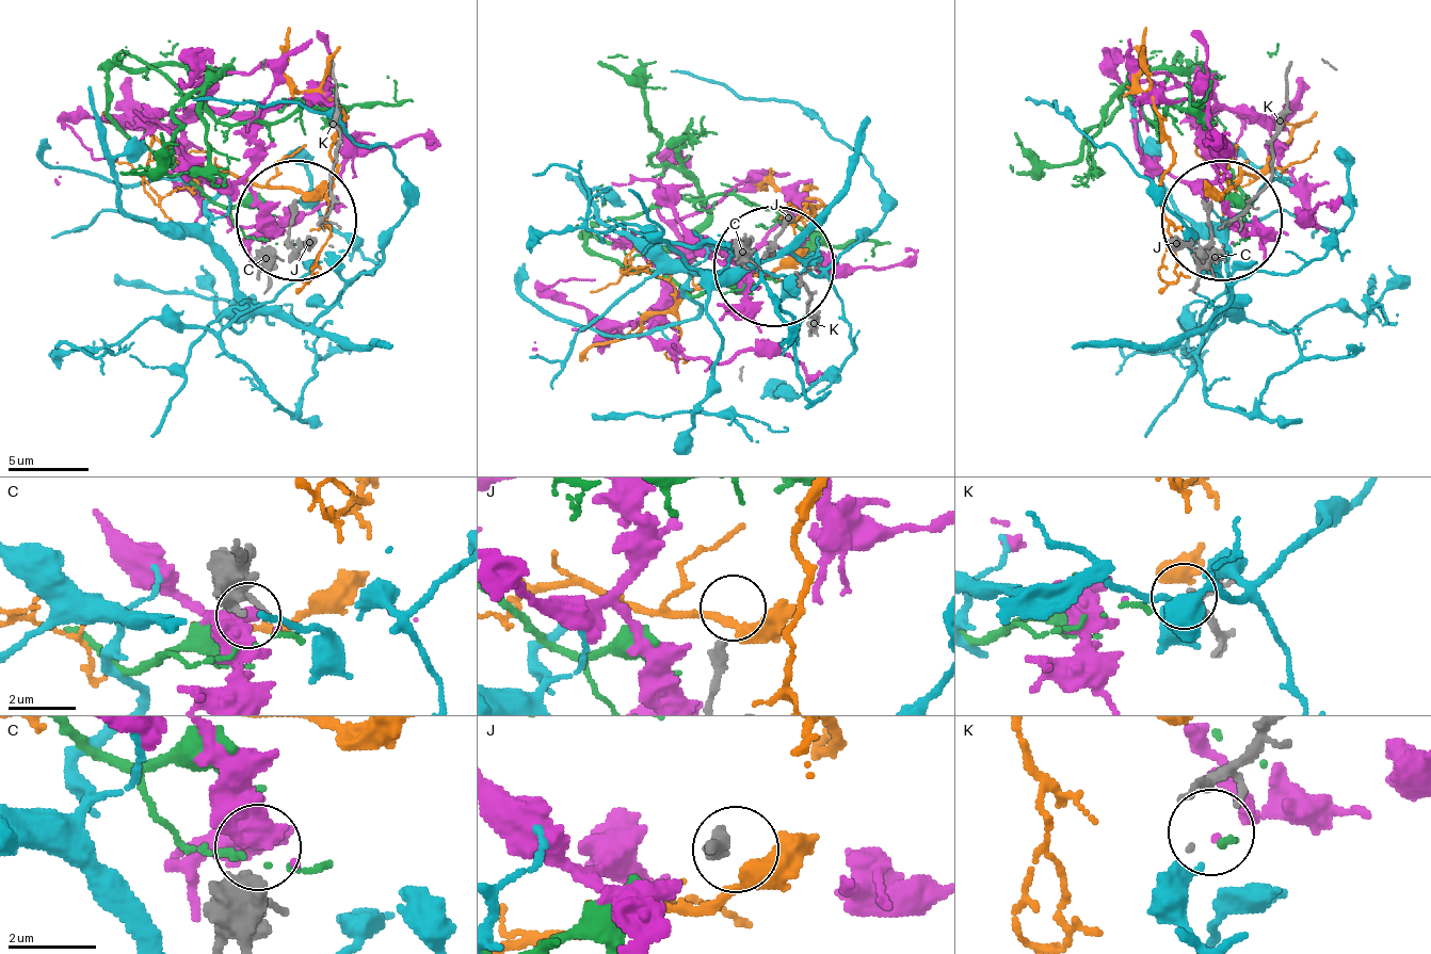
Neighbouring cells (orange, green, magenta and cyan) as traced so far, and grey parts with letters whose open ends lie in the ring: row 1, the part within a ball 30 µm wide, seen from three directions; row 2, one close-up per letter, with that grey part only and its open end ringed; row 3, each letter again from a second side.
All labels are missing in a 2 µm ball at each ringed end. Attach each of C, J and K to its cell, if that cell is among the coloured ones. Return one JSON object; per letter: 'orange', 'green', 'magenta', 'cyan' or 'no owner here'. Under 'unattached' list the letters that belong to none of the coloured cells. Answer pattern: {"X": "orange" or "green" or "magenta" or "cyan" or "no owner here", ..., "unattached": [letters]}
{"C": "magenta", "J": "no owner here", "K": "no owner here", "unattached": ["J", "K"]}

